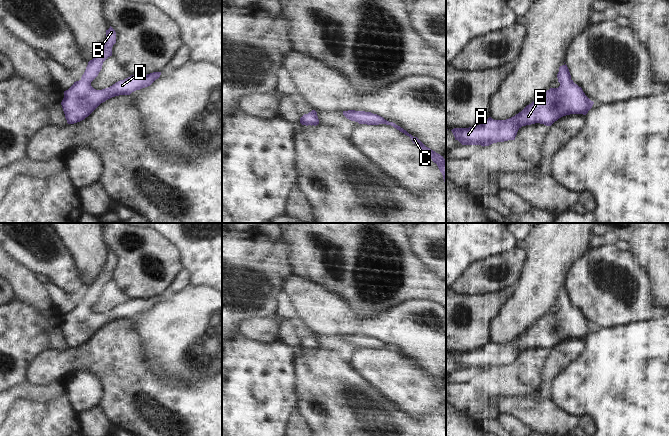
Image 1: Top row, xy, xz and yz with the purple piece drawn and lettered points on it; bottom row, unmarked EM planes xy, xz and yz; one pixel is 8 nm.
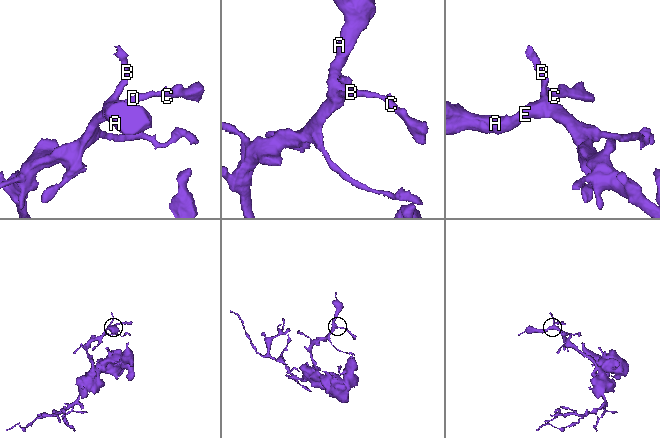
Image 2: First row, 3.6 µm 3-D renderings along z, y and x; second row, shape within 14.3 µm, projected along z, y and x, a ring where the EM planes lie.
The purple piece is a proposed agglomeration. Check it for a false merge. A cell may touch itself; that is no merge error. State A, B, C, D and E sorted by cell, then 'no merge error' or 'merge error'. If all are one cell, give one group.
A B C D E; no merge error

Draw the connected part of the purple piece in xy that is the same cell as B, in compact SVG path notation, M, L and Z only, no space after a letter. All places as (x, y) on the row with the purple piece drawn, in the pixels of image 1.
M110 26L106 30L106 38L99 52L88 62L86 70L79 81L66 91L61 102L65 118L68 124L74 124L88 117L101 103L119 96L130 95L136 90L150 86L161 75L161 72L153 72L147 75L135 74L120 80L112 86L96 90L91 82L98 76L103 62L112 56L112 47L116 43L116 32Z

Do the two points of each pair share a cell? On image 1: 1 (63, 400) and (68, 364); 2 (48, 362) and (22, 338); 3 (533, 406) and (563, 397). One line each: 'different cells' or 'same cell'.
1: different cells
2: different cells
3: different cells

